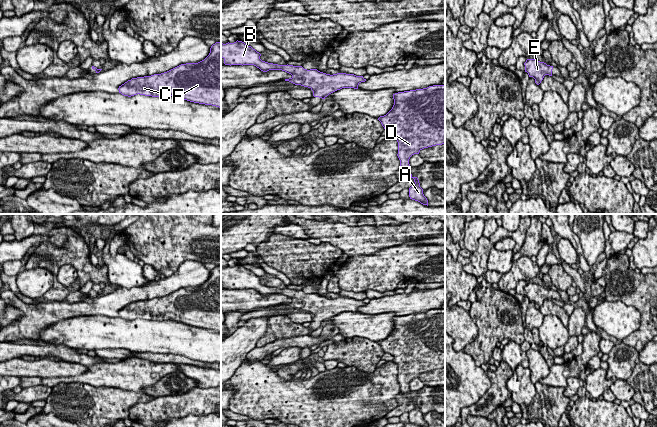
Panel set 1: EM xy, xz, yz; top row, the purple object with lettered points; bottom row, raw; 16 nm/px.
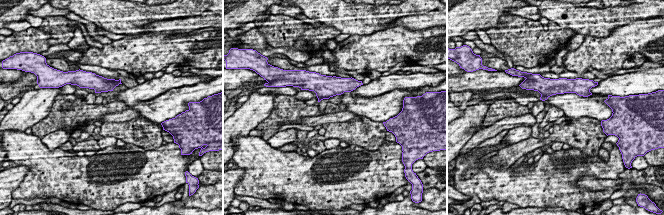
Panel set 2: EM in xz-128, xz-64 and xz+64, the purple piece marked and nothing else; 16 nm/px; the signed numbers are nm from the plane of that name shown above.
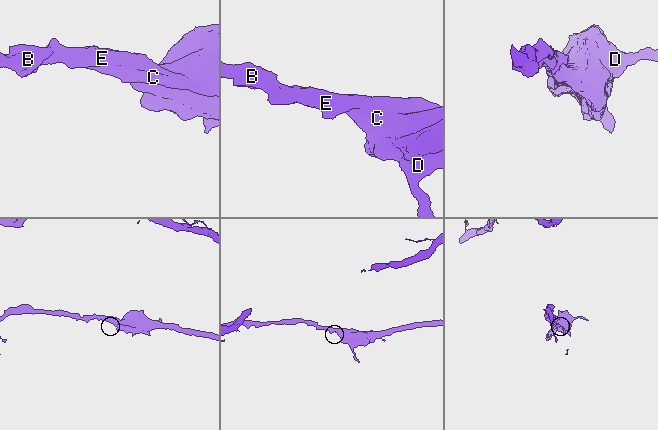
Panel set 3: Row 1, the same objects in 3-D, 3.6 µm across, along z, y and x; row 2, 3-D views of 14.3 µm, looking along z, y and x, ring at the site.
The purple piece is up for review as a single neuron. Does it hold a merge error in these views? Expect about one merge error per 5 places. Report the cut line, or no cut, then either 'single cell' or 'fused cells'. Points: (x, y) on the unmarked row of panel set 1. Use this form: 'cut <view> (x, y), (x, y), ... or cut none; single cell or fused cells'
cut none; single cell

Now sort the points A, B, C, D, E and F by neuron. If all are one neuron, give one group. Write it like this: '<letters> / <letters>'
A B C D E F

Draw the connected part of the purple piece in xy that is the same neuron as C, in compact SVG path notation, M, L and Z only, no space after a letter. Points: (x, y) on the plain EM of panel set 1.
M221 266L213 268L209 279L198 287L181 288L161 298L132 302L119 310L118 314L128 321L137 318L152 321L173 320L221 332Z

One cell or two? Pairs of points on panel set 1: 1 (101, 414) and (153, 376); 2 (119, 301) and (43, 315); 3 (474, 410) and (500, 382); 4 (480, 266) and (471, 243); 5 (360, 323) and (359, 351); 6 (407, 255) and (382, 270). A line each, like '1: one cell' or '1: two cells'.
1: two cells
2: one cell
3: one cell
4: two cells
5: two cells
6: one cell

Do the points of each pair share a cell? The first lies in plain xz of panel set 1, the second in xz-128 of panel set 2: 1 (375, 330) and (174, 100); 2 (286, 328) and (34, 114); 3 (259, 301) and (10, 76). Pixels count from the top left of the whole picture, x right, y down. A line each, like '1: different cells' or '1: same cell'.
1: same cell
2: different cells
3: same cell

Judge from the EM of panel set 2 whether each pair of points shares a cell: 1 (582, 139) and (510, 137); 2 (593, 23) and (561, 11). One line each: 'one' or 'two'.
1: two
2: one

